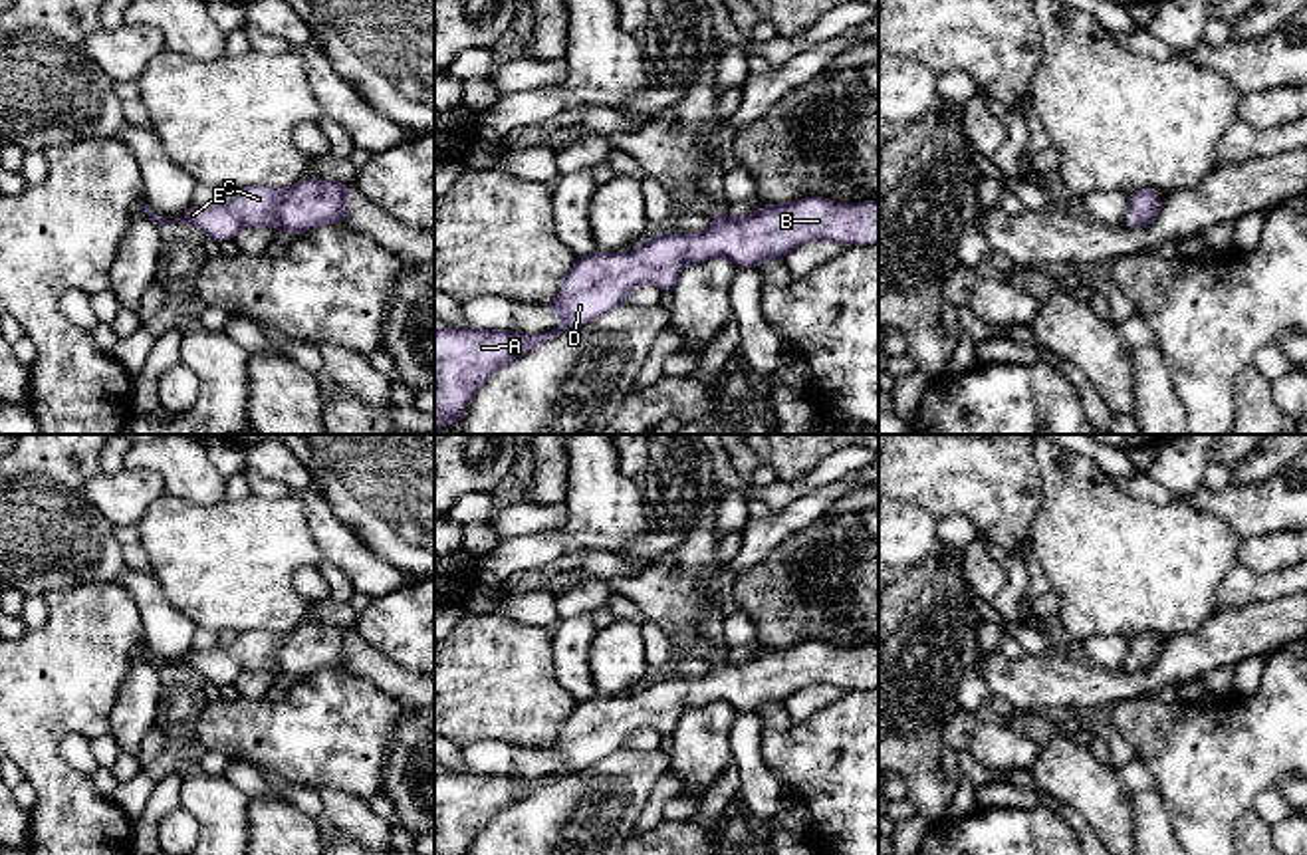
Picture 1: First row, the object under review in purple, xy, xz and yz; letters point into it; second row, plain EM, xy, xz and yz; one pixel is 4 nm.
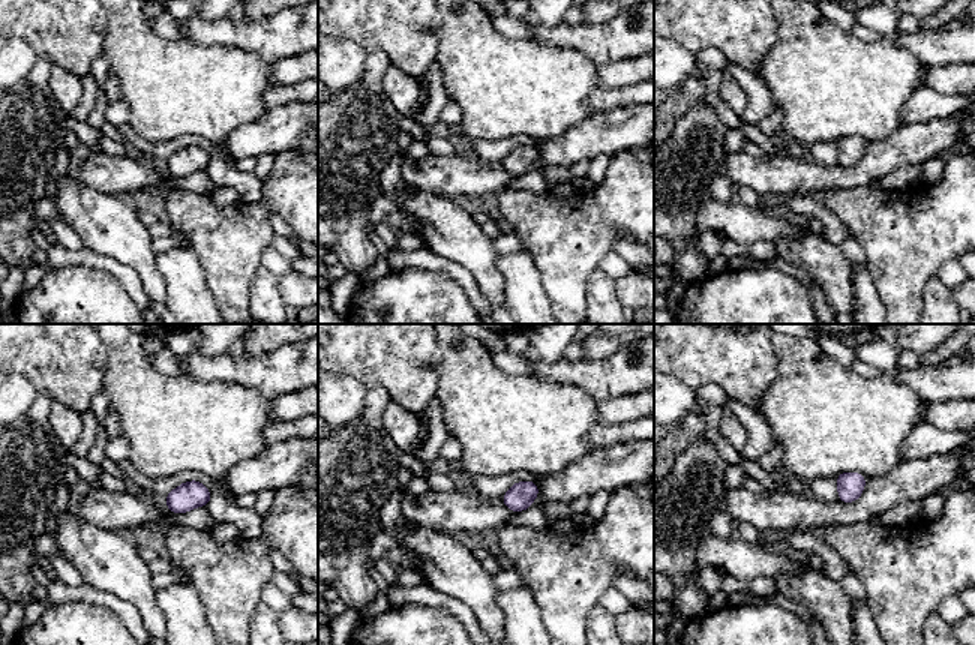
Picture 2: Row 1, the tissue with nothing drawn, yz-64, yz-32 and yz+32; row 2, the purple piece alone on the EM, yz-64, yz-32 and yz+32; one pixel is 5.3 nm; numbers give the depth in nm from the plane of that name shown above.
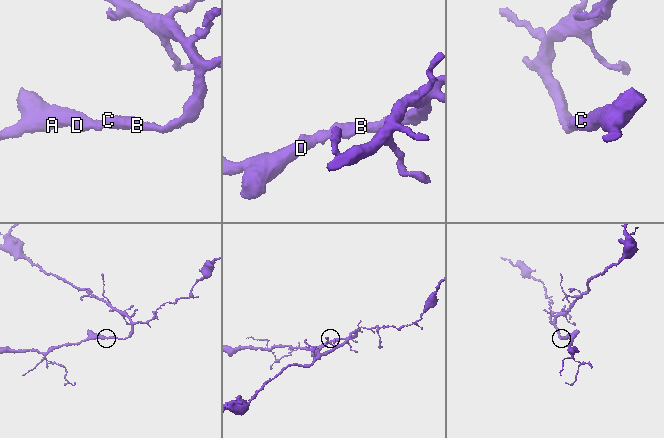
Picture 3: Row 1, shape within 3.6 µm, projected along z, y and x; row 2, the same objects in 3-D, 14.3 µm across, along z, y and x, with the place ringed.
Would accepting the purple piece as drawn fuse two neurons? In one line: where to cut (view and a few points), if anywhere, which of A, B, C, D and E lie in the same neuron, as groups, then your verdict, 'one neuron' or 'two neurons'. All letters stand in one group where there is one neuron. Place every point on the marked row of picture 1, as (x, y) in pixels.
no cut | A B C D E | one neuron

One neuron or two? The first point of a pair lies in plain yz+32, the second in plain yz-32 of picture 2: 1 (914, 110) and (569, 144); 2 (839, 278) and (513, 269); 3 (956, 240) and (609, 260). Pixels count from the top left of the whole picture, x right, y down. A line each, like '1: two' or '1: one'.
1: two
2: two
3: two

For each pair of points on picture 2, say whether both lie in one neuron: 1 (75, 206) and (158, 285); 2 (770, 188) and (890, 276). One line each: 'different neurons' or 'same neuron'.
1: same neuron
2: different neurons

